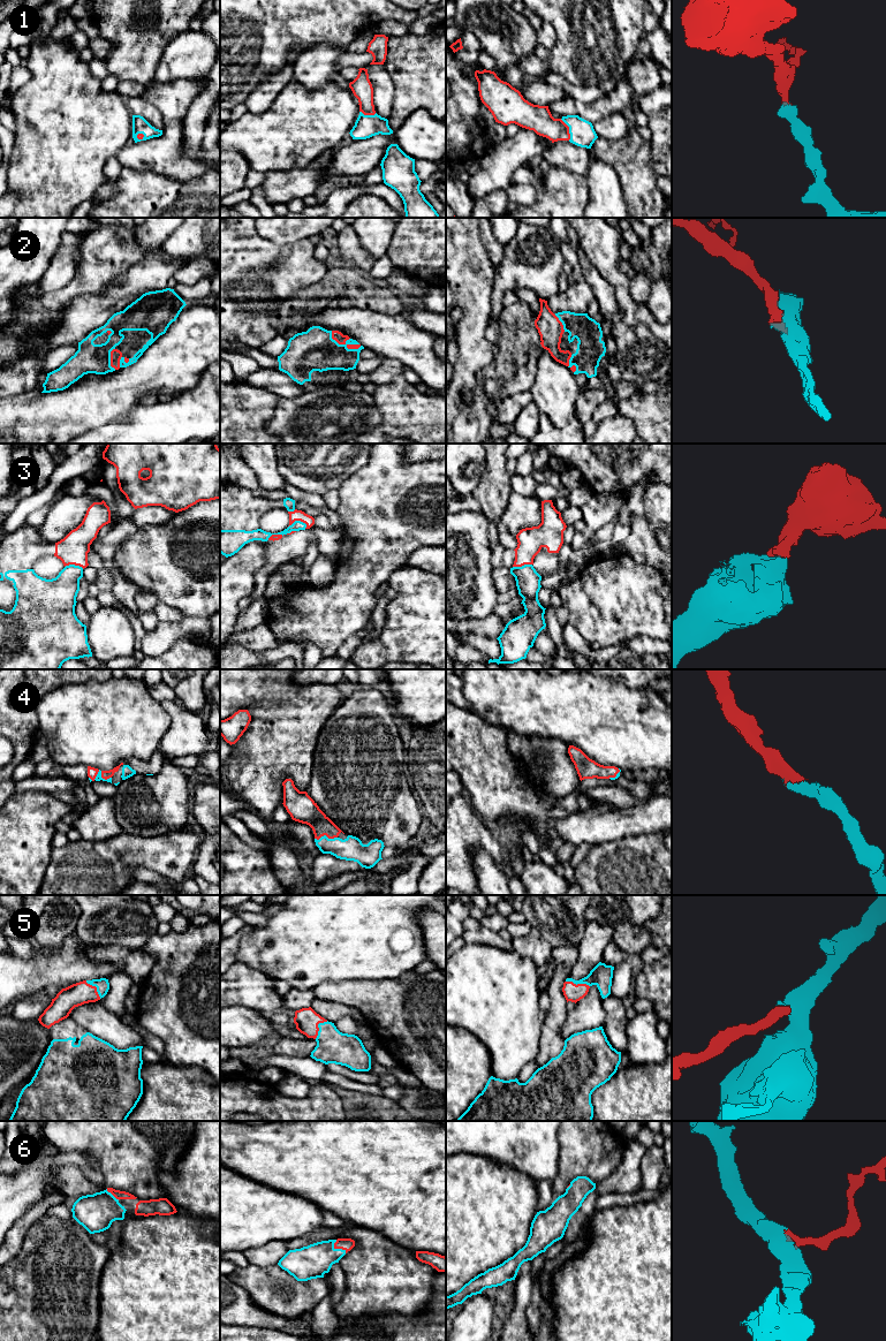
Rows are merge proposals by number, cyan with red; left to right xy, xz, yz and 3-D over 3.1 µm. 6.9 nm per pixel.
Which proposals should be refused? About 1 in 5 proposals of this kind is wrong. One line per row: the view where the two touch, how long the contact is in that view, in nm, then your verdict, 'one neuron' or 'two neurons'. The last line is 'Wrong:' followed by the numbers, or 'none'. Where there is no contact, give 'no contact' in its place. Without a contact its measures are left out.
1: contact in yz; length 170 nm; one neuron
2: contact in xz; length 240 nm; one neuron
3: contact in xz; length 140 nm; one neuron
4: contact in xy; length 160 nm; one neuron
5: contact in xz; length 160 nm; one neuron
6: contact in xz; length 120 nm; one neuron
Wrong: none

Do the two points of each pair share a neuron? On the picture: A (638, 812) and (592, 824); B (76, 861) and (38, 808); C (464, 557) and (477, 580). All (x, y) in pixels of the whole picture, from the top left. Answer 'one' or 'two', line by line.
A: one
B: two
C: one

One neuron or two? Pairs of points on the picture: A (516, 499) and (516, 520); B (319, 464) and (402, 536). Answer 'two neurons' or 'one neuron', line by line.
A: one neuron
B: two neurons

